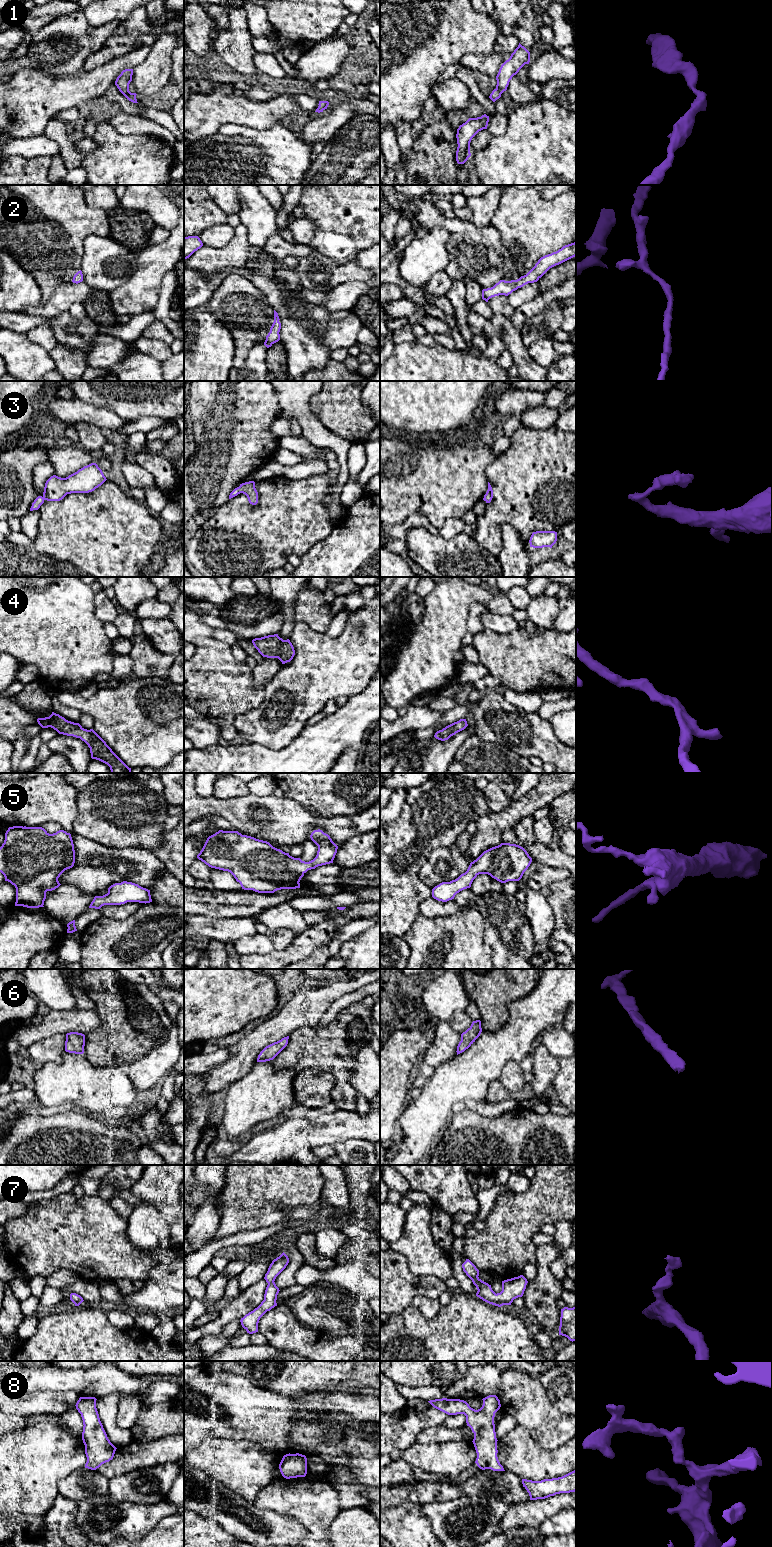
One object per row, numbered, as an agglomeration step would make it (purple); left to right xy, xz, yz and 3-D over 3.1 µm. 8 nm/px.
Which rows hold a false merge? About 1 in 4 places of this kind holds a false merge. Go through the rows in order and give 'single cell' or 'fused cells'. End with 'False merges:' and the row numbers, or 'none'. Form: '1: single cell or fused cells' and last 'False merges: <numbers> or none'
1: single cell
2: single cell
3: single cell
4: single cell
5: single cell
6: single cell
7: single cell
8: single cell
False merges: none

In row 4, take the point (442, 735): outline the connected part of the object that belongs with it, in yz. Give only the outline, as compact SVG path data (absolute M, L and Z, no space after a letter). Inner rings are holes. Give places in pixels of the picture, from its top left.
M460 719L459 721L446 726L442 730L437 731L434 737L438 740L445 741L456 733L464 730L467 726L468 724L466 719Z

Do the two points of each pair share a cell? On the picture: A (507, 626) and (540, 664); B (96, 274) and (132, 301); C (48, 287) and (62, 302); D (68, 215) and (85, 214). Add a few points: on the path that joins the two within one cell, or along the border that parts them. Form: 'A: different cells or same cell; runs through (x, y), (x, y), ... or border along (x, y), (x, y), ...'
A: different cells; border along (520, 627), (508, 633), (495, 633), (489, 630)
B: different cells; border along (132, 273), (121, 284), (108, 292)
C: different cells; border along (71, 281), (61, 283), (50, 297), (41, 303)
D: same cell; runs through (72, 215), (81, 215)

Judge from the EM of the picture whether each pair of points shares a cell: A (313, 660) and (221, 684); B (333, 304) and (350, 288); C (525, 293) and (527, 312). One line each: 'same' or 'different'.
A: different
B: same
C: different

